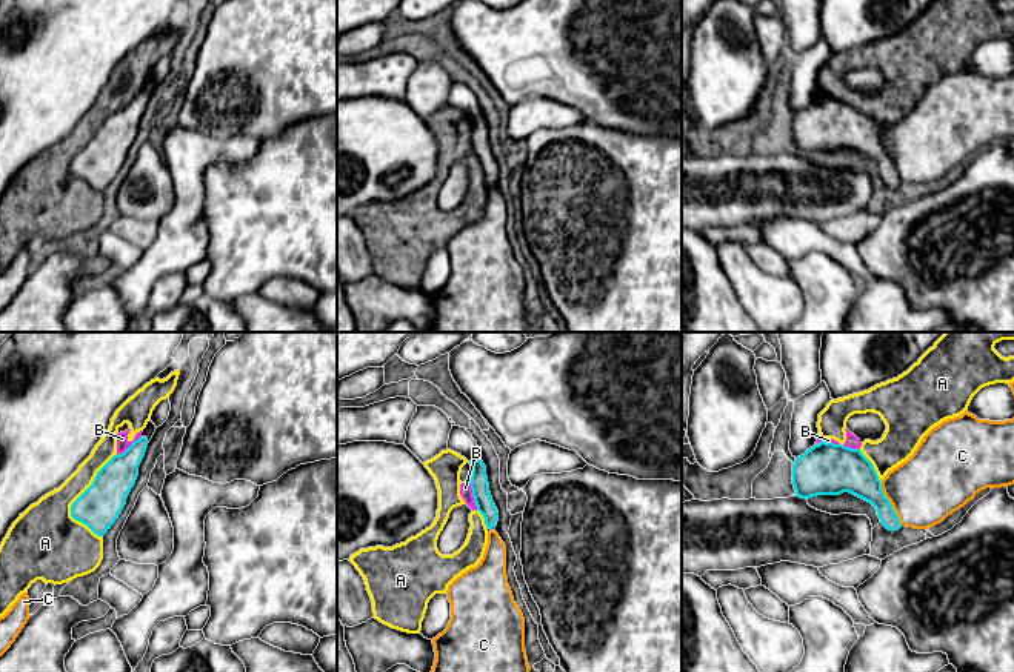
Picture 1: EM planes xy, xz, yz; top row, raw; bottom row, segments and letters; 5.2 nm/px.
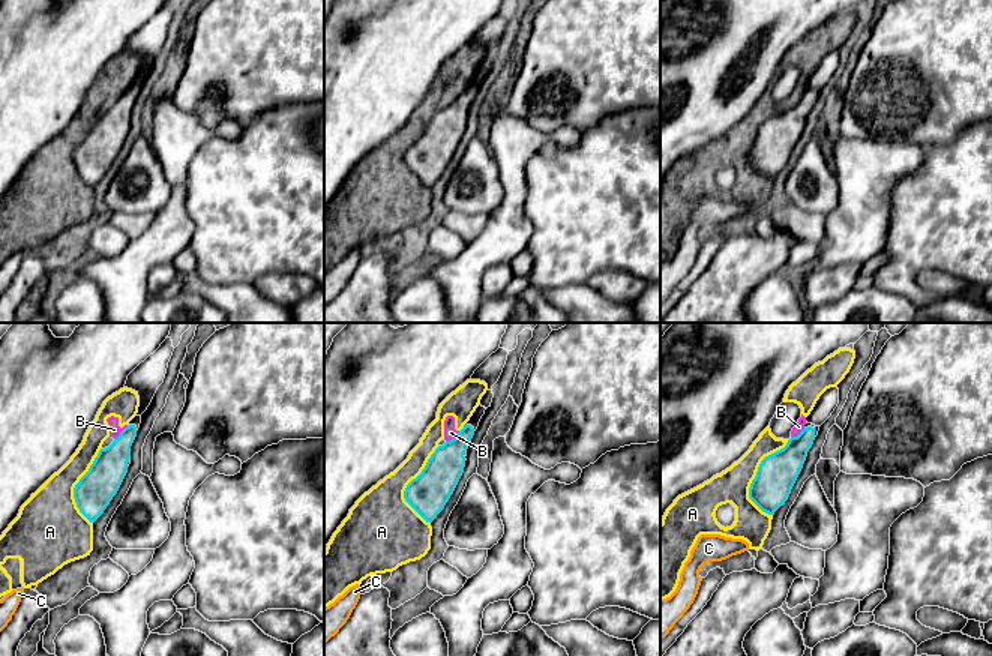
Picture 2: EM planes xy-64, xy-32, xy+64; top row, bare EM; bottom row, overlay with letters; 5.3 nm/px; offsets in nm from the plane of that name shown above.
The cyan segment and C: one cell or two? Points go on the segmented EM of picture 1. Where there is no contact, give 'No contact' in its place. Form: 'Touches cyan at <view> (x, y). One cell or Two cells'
Touches cyan at yz (890, 503). One cell

